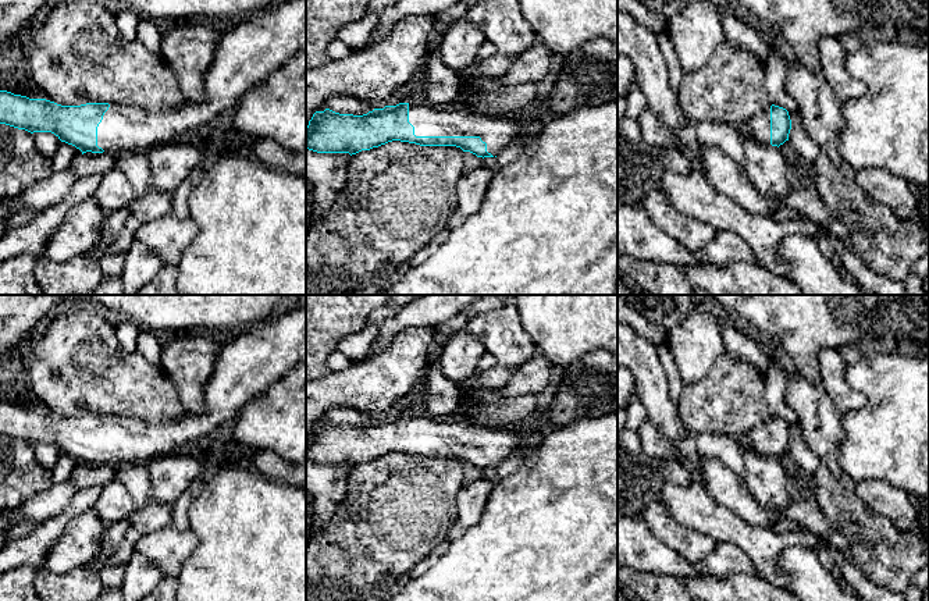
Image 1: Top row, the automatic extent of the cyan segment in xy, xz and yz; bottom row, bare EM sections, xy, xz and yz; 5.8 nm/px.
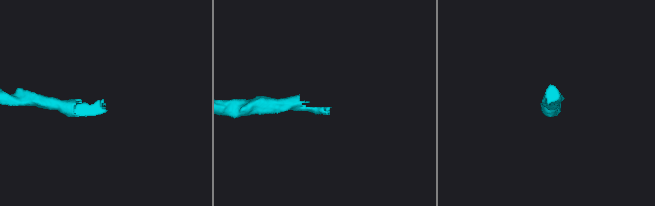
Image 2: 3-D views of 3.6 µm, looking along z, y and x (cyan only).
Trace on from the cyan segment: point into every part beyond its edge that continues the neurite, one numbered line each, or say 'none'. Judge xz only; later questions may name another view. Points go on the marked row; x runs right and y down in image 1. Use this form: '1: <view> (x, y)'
1: xz (502, 132)

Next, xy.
1: xy (253, 47)

